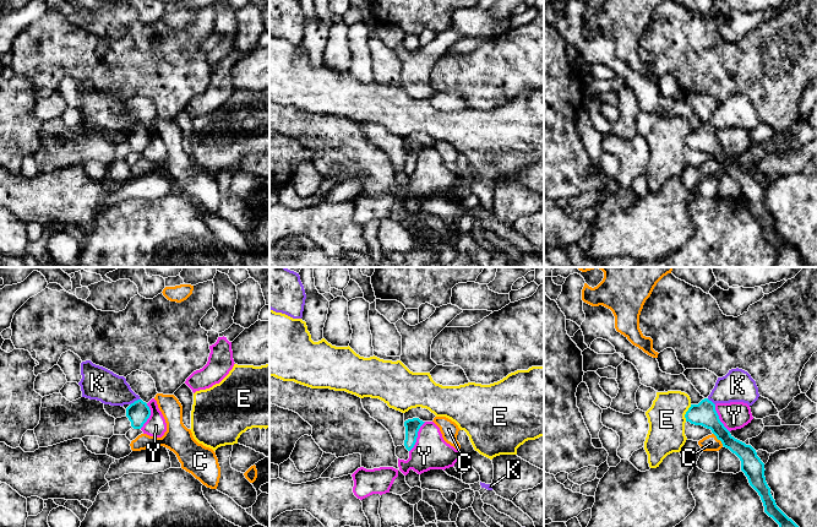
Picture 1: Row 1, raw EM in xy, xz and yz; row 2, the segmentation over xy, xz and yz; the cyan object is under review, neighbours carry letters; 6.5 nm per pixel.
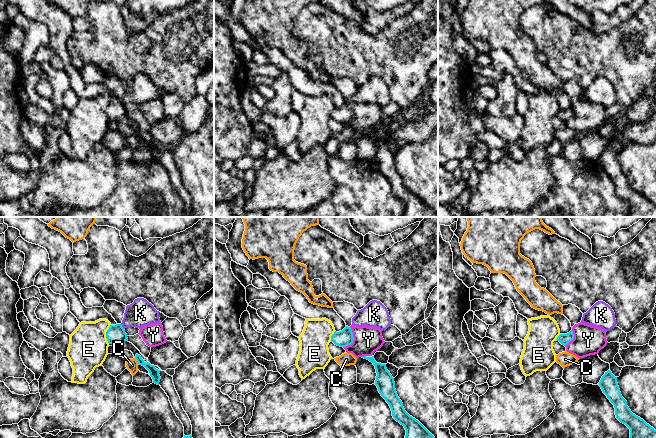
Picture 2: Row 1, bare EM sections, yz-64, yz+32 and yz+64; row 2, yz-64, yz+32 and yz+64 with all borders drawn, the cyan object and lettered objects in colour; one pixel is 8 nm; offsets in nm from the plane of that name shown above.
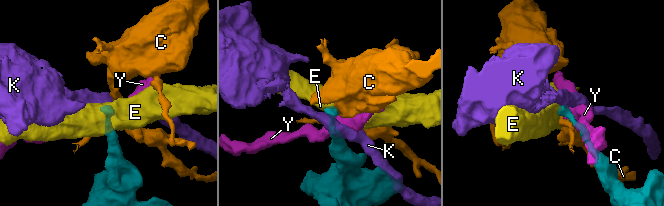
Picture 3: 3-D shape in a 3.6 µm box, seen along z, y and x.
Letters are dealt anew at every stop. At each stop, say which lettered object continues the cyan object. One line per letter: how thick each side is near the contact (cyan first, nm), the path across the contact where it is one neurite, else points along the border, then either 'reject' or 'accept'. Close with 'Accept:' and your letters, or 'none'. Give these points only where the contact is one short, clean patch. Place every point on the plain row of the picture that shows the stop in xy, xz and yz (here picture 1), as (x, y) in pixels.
C: calibres 150 and 100 nm; border yz (713, 158), (723, 170); reject
E: calibres 150 and 240 nm; border yz (691, 130), (685, 140), (685, 146); reject
K: calibres 150 and 220 nm; border xy (140, 124), (130, 130); reject
Y: calibres 100 and 220 nm; border xz (425, 147), (420, 152), (417, 167), (409, 177); reject
Accept: none

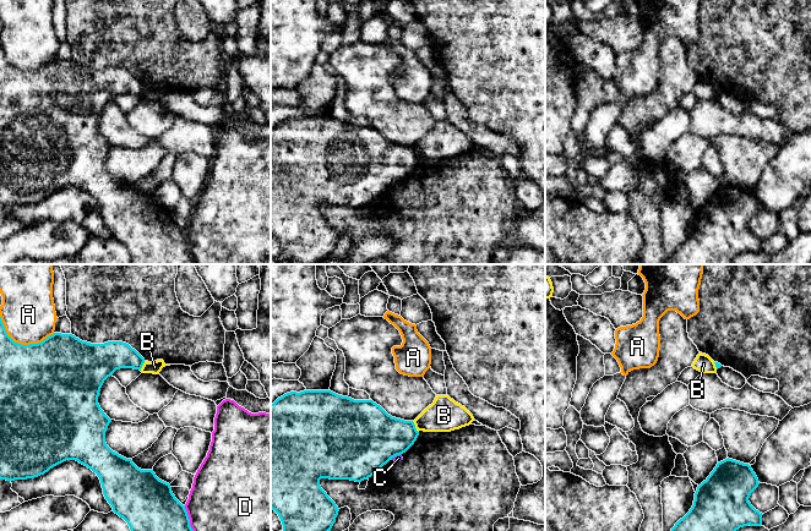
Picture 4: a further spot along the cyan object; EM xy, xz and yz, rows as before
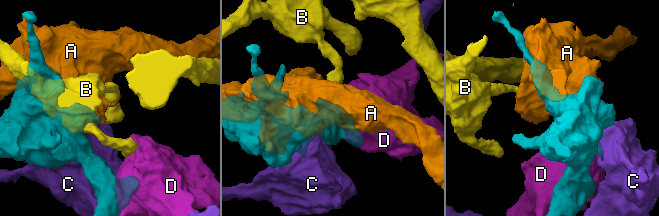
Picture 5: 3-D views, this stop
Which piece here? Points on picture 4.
A: calibres 460 and 360 nm; reject
B: calibres 340 and 220 nm; border xz (412, 147), (418, 158); reject
C: calibres 460 and 50 nm; reject
D: calibres 400 and 480 nm; reject
Accept: none

